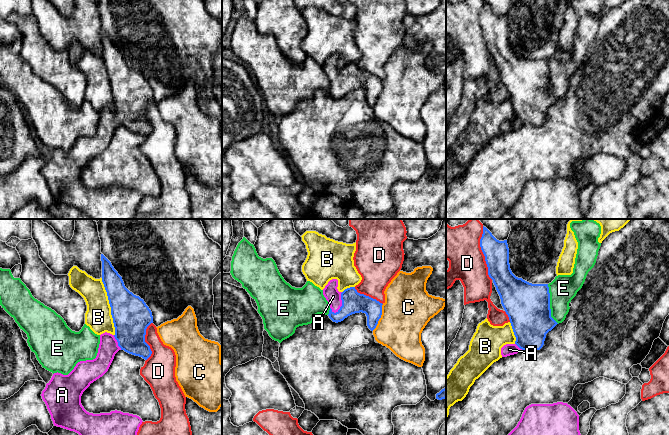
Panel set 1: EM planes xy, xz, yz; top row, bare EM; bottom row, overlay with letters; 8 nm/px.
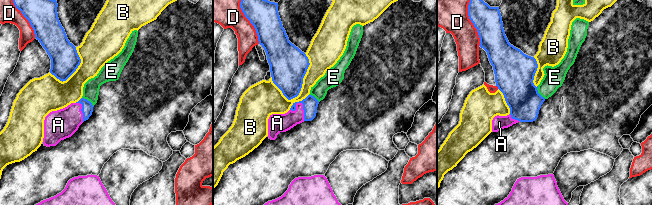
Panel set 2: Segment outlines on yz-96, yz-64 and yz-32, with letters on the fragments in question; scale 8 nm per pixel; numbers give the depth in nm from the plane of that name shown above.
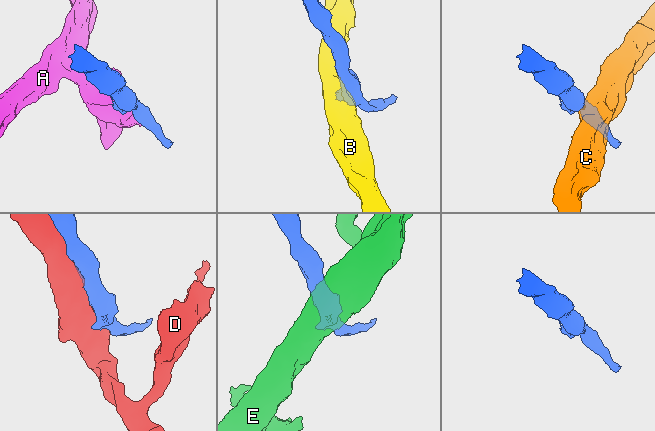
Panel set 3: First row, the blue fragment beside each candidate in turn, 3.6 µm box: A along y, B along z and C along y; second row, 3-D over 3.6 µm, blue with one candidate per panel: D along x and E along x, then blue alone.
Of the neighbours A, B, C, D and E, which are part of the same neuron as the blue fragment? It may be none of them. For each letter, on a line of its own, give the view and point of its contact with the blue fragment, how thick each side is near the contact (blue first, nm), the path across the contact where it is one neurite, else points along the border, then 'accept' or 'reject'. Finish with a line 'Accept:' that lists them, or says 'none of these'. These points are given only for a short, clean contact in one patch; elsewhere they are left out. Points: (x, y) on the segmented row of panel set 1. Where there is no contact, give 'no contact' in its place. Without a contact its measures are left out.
A: contact xz (342, 303); calibres 180 and 120 nm; way xz (353, 302), (342, 303), (333, 296); accept
B: contact xy (110, 306); calibres 300 and 220 nm; reject
C: contact xz (380, 317); calibres 180 and 400 nm; reject
D: contact yz (483, 253); calibres 200 and 320 nm; reject
E: contact yz (549, 304); calibres 360 and 220 nm; reject
Accept: A

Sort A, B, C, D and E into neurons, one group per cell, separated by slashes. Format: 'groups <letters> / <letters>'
groups A / B / C / D / E

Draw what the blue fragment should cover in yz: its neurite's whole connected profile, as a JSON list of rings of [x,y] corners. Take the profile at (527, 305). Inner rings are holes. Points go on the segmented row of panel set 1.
[[[484,226],[480,247],[516,337],[514,344],[501,348],[502,357],[521,350],[540,350],[546,334],[558,324],[551,317],[548,284],[532,284],[516,277],[510,269],[507,240],[497,240]]]

